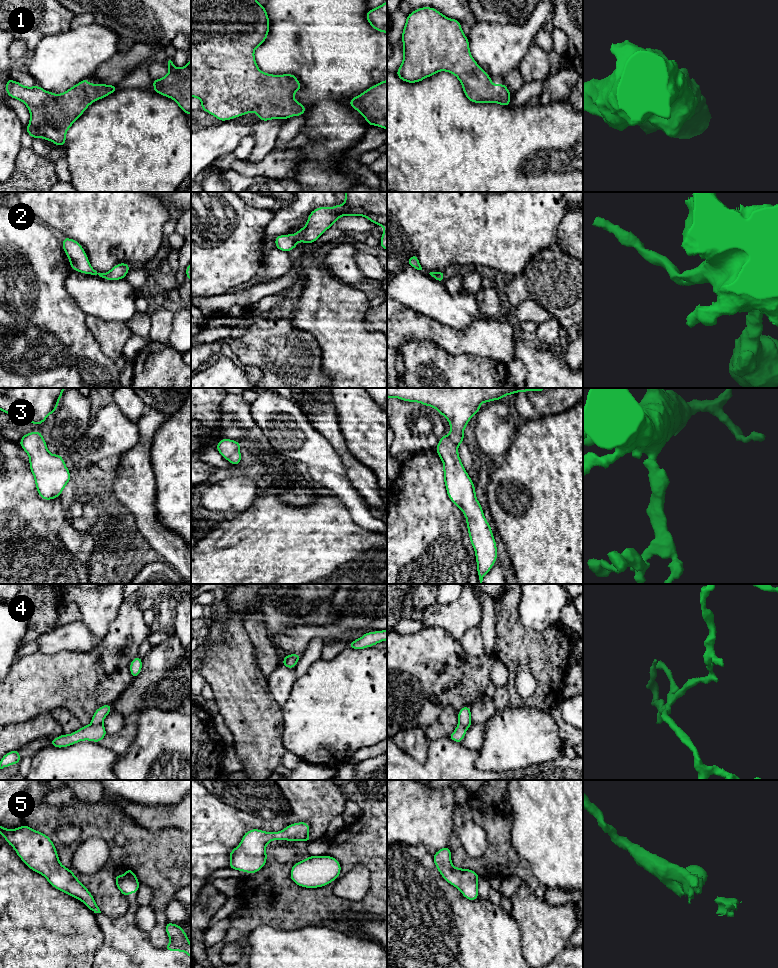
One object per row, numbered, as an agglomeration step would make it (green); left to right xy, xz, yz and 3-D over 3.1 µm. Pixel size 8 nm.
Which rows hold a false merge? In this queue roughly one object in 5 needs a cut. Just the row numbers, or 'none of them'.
4

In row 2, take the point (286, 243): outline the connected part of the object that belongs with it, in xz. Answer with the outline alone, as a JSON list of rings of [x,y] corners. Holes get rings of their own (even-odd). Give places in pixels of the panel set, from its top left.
[[[345,192],[342,205],[318,207],[308,216],[306,225],[294,235],[278,235],[275,238],[277,249],[289,252],[298,242],[311,244],[328,230],[342,216],[363,216],[369,221],[384,227],[380,245],[387,250],[387,192]]]

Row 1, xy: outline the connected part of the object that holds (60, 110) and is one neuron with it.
[[[7,78],[6,93],[22,101],[30,112],[26,132],[33,138],[52,141],[64,146],[66,133],[90,104],[117,91],[115,85],[89,84],[83,79],[66,92],[54,94],[40,86],[26,87]]]

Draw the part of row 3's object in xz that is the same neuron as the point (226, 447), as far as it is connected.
[[[220,439],[216,449],[232,465],[239,465],[242,455],[239,452],[241,444],[231,439]]]

